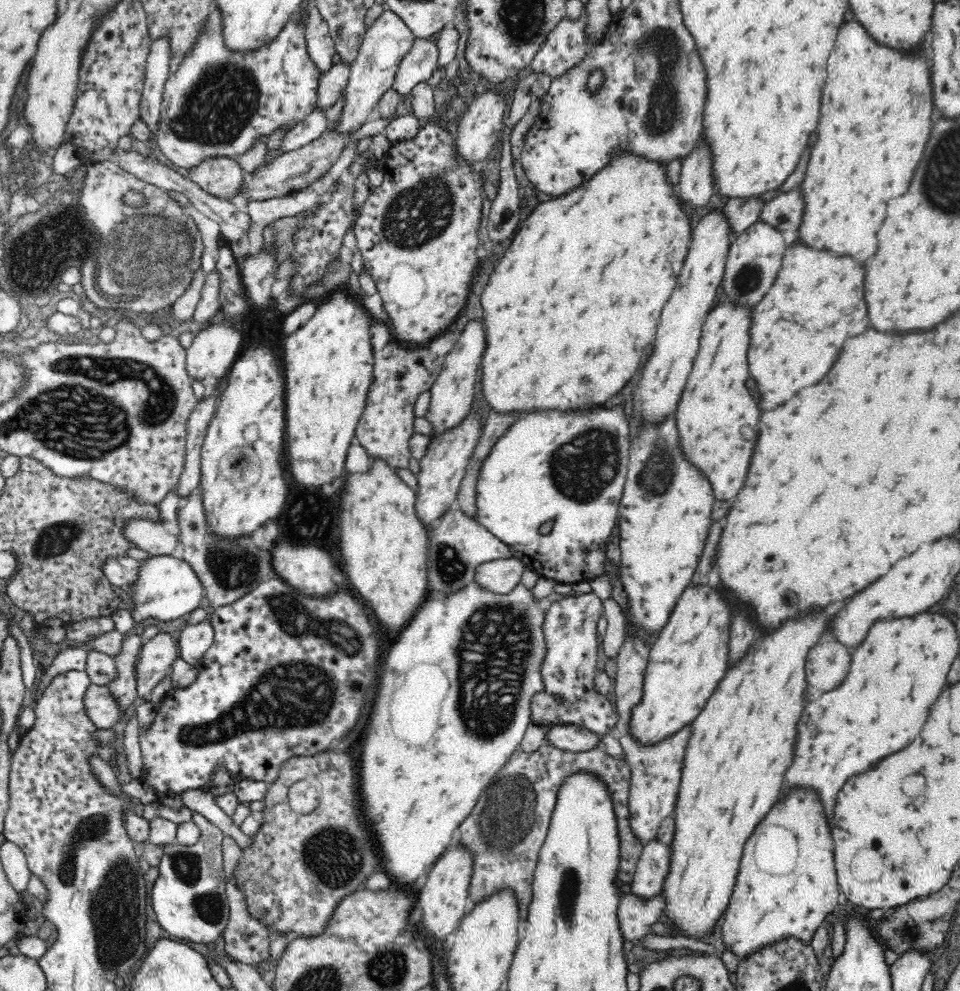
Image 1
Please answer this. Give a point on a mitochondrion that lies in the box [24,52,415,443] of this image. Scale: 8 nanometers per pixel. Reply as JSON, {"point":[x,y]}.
{"point":[149,253]}

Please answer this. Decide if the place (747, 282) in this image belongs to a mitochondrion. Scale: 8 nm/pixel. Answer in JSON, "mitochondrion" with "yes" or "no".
{"mitochondrion":"yes"}

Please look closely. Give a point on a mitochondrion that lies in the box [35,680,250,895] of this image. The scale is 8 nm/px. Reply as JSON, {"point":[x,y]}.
{"point":[92,827]}

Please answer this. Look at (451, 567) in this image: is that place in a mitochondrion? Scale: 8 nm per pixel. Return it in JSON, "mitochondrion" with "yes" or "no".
{"mitochondrion":"yes"}

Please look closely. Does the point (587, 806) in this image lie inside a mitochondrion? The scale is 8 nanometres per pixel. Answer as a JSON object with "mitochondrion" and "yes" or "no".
{"mitochondrion":"no"}

